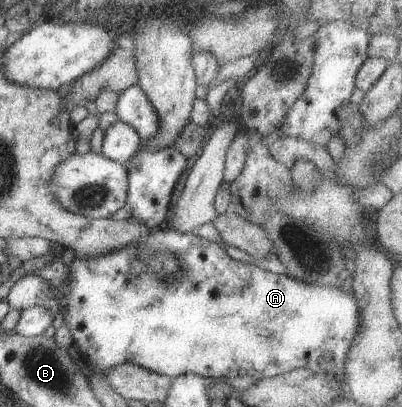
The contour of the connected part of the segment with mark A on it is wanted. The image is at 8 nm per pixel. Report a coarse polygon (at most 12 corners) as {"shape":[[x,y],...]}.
{"shape":[[163,225],[75,257],[82,360],[343,374],[357,298]]}

